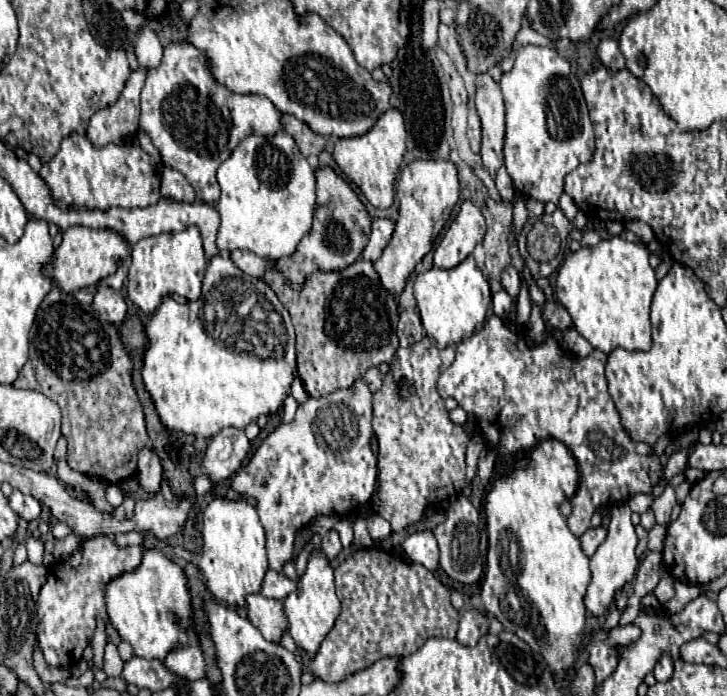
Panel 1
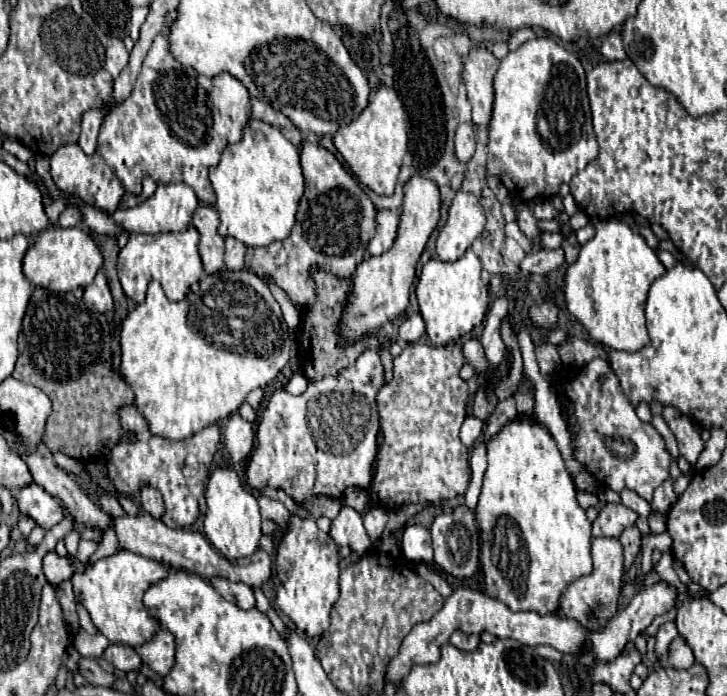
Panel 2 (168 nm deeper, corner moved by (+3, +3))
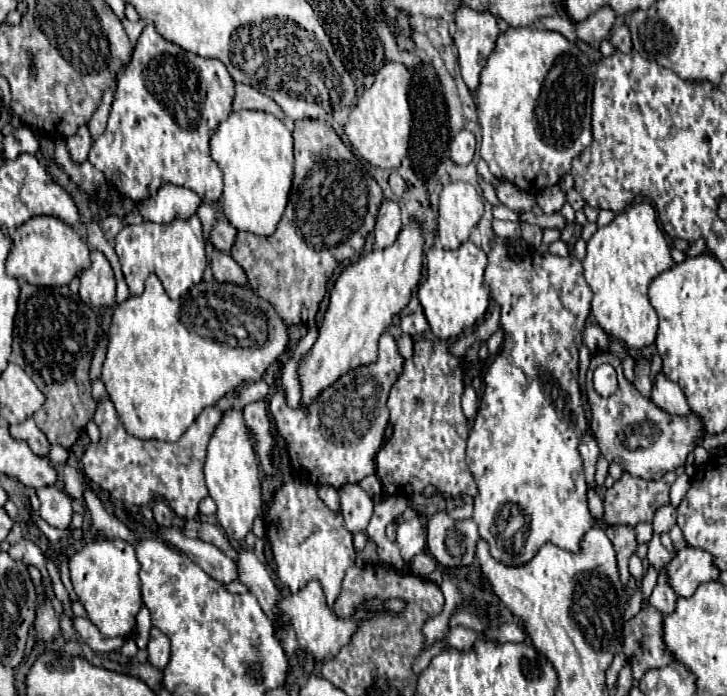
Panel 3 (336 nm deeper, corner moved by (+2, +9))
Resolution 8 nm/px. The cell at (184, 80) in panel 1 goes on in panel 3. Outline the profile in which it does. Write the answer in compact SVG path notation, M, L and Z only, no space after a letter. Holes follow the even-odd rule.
M147 23L131 63L117 79L115 101L103 135L93 141L89 161L105 173L121 195L143 201L163 181L193 189L203 201L215 203L223 193L221 169L209 157L209 137L231 113L235 81L219 59L205 59L165 41Z

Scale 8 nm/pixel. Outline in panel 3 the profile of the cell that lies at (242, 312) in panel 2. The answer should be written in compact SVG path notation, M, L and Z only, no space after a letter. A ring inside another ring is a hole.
M149 275L149 279L145 281L145 291L139 295L139 297L129 297L125 299L121 305L115 307L113 311L113 319L111 319L111 329L109 329L109 347L107 347L107 359L103 363L103 375L101 375L101 381L105 383L107 387L107 393L111 397L111 401L115 403L115 409L119 413L119 419L123 421L125 429L139 437L139 439L163 439L163 441L177 441L191 425L193 421L199 417L199 413L205 409L205 407L211 407L211 405L217 405L219 399L223 399L227 393L231 391L237 391L241 385L245 383L253 383L253 381L259 381L263 377L263 373L267 371L269 365L273 365L279 355L283 355L283 351L287 349L287 343L289 343L289 333L287 333L287 327L285 323L281 321L281 317L277 315L277 311L273 309L273 305L259 297L255 289L247 287L247 285L237 285L237 283L219 283L219 281L211 281L211 283L199 283L199 293L187 293L183 299L177 299L173 301L157 275Z

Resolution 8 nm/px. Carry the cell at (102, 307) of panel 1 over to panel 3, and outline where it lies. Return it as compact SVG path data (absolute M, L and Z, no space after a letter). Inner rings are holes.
M101 251L91 253L91 267L81 271L79 297L93 307L115 305L115 277L109 261Z

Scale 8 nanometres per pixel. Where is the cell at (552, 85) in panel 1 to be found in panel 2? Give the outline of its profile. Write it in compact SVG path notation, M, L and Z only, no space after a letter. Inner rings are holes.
M538 37L522 43L516 51L510 51L494 75L494 107L488 123L488 149L494 155L488 173L496 175L516 201L532 201L536 197L552 197L560 191L562 183L568 183L580 161L594 161L598 155L596 135L592 131L590 105L586 95L586 73L578 57L566 51L550 37Z

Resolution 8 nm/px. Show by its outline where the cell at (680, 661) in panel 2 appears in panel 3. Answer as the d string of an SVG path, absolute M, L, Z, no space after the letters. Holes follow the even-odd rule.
M653 607L641 609L639 615L625 623L623 653L631 663L635 679L641 679L649 669L675 661L663 641L663 617Z

